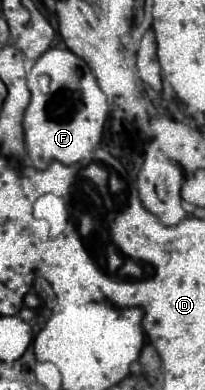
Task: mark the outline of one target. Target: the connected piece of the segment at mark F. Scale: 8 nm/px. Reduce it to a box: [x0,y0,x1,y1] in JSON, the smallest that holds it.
[25,48,107,170]

